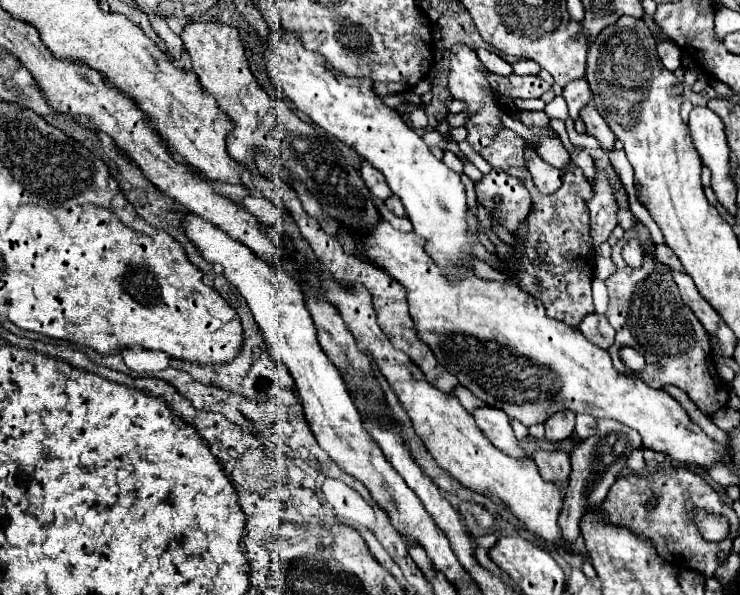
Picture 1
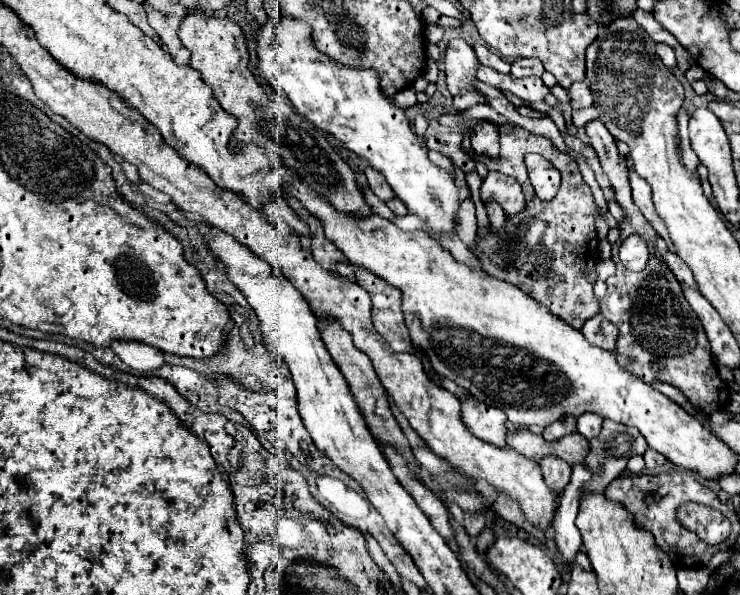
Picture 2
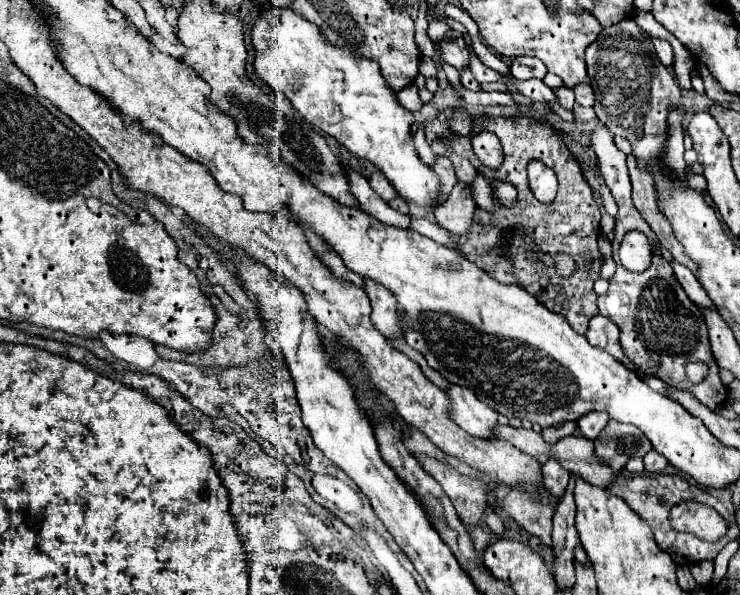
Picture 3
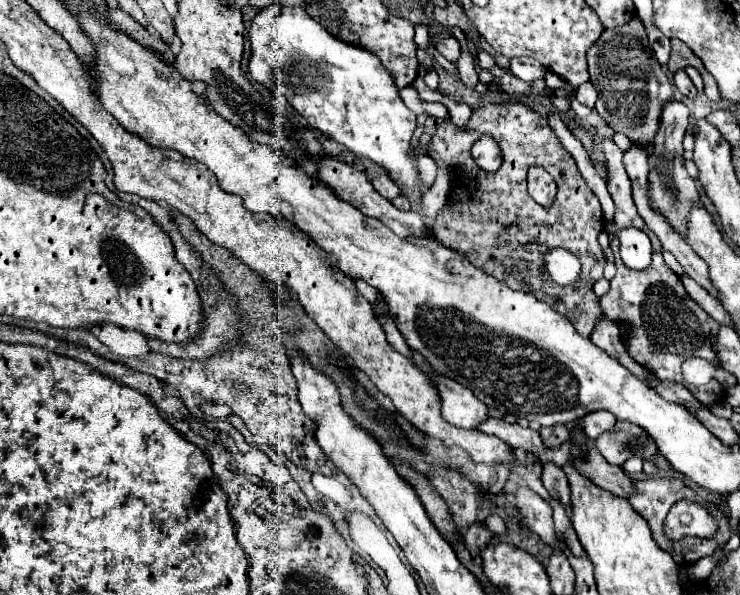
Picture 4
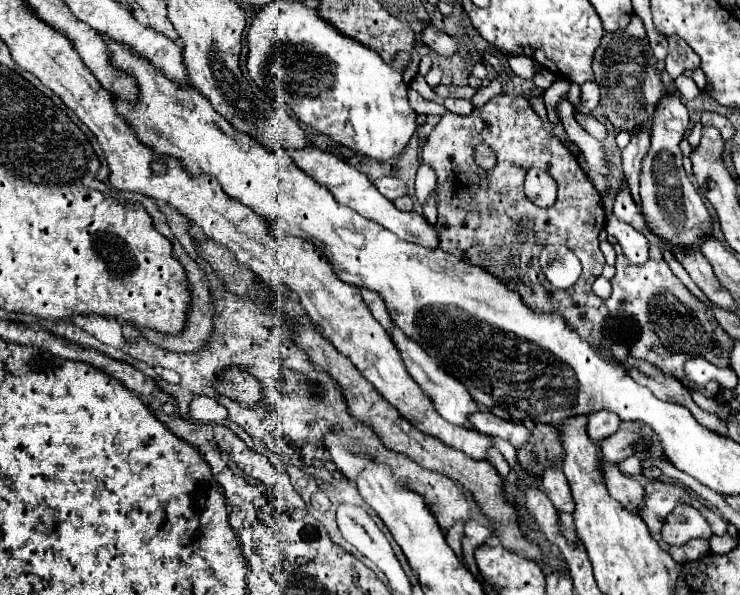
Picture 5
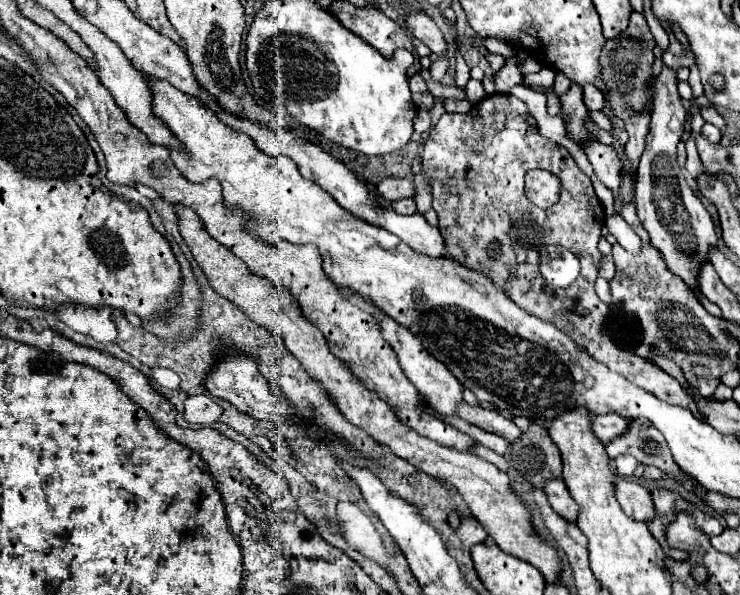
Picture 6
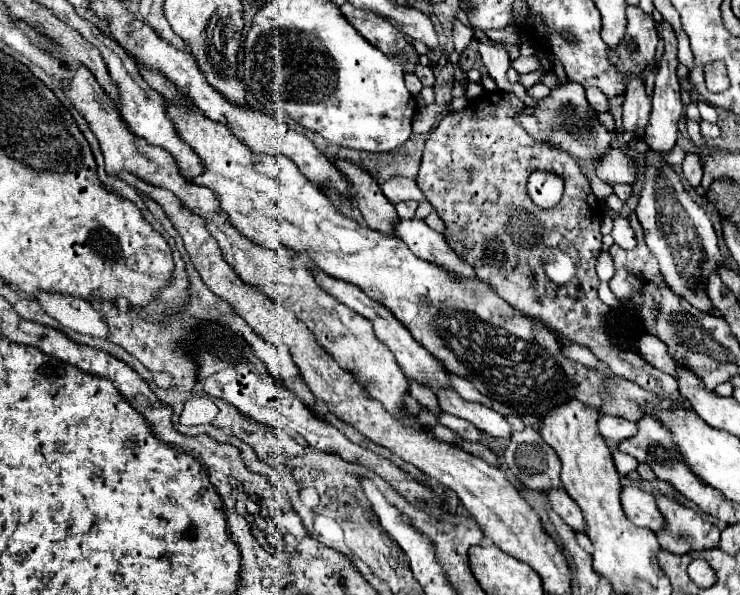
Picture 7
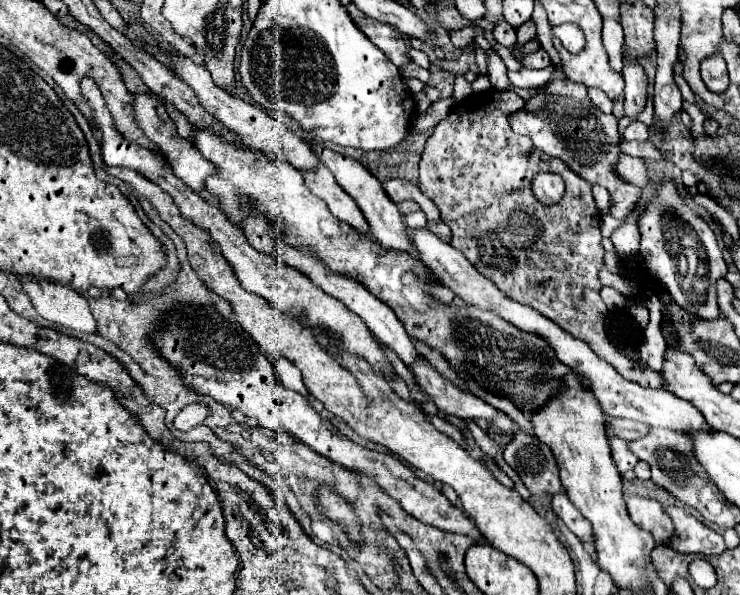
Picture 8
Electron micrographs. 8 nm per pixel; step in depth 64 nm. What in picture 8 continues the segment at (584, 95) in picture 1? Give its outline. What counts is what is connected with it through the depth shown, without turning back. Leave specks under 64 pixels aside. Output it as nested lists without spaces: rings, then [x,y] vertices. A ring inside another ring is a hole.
[[[588,88],[588,98],[590,98],[592,104],[594,104],[596,108],[600,108],[602,112],[606,112],[606,114],[612,112],[612,100],[610,100],[604,92],[600,92],[600,88]]]

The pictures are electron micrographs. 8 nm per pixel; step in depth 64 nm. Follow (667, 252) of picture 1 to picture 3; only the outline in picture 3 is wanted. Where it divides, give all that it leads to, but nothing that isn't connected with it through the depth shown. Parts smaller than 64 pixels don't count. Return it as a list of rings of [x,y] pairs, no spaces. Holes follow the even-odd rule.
[[[672,260],[672,268],[674,268],[674,276],[678,278],[678,282],[682,284],[682,288],[686,290],[686,294],[698,302],[698,304],[706,304],[706,308],[712,308],[712,302],[708,300],[708,296],[704,296],[704,290],[700,288],[700,282],[696,280],[696,276],[680,262]]]

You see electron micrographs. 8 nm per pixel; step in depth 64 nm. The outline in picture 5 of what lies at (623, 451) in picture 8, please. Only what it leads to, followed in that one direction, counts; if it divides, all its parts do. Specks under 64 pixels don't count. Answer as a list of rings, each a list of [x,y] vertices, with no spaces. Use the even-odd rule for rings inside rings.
[[[630,456],[630,458],[622,460],[622,462],[618,464],[618,468],[620,468],[626,476],[638,476],[638,474],[642,474],[642,464],[640,464],[640,460],[638,460],[636,456]]]

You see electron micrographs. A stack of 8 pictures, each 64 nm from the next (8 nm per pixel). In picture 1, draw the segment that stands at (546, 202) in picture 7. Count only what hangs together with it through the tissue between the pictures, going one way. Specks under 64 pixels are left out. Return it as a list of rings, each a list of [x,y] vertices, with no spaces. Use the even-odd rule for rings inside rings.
[[[531,147],[525,149],[524,157],[526,164],[528,164],[528,170],[532,174],[532,180],[536,182],[538,190],[554,192],[554,190],[558,190],[562,186],[562,170],[558,170],[558,168],[550,166],[548,162],[544,162]]]

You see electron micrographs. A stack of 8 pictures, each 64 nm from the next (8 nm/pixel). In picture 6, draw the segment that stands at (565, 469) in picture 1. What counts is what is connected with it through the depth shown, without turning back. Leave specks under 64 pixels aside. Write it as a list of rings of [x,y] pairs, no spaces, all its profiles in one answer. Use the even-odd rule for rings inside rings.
[[[552,478],[552,480],[546,480],[544,484],[544,492],[548,496],[548,502],[552,504],[552,508],[566,520],[576,520],[576,502],[572,500],[566,484],[562,478]]]

